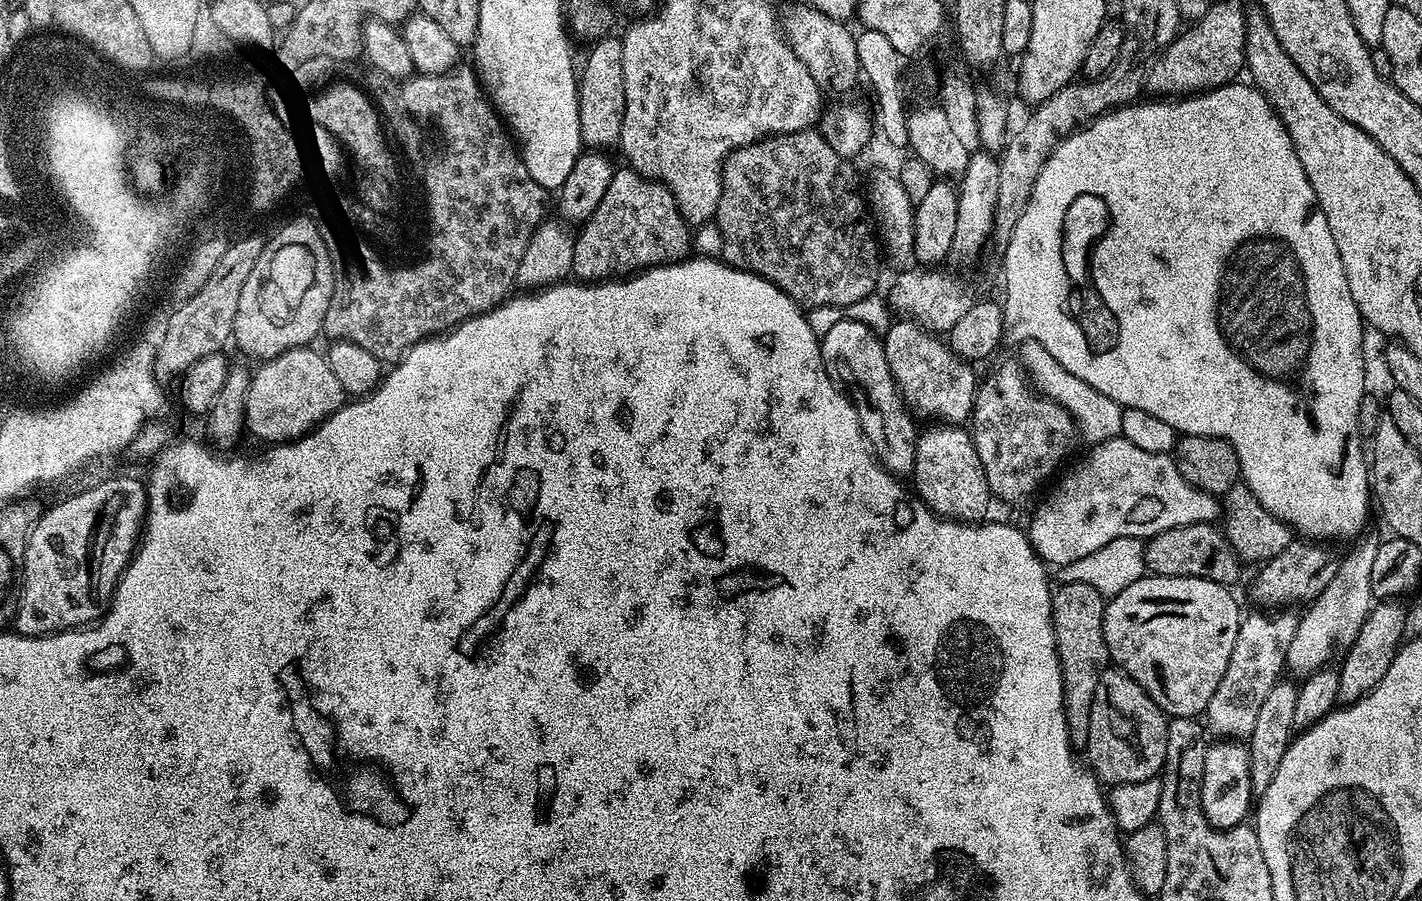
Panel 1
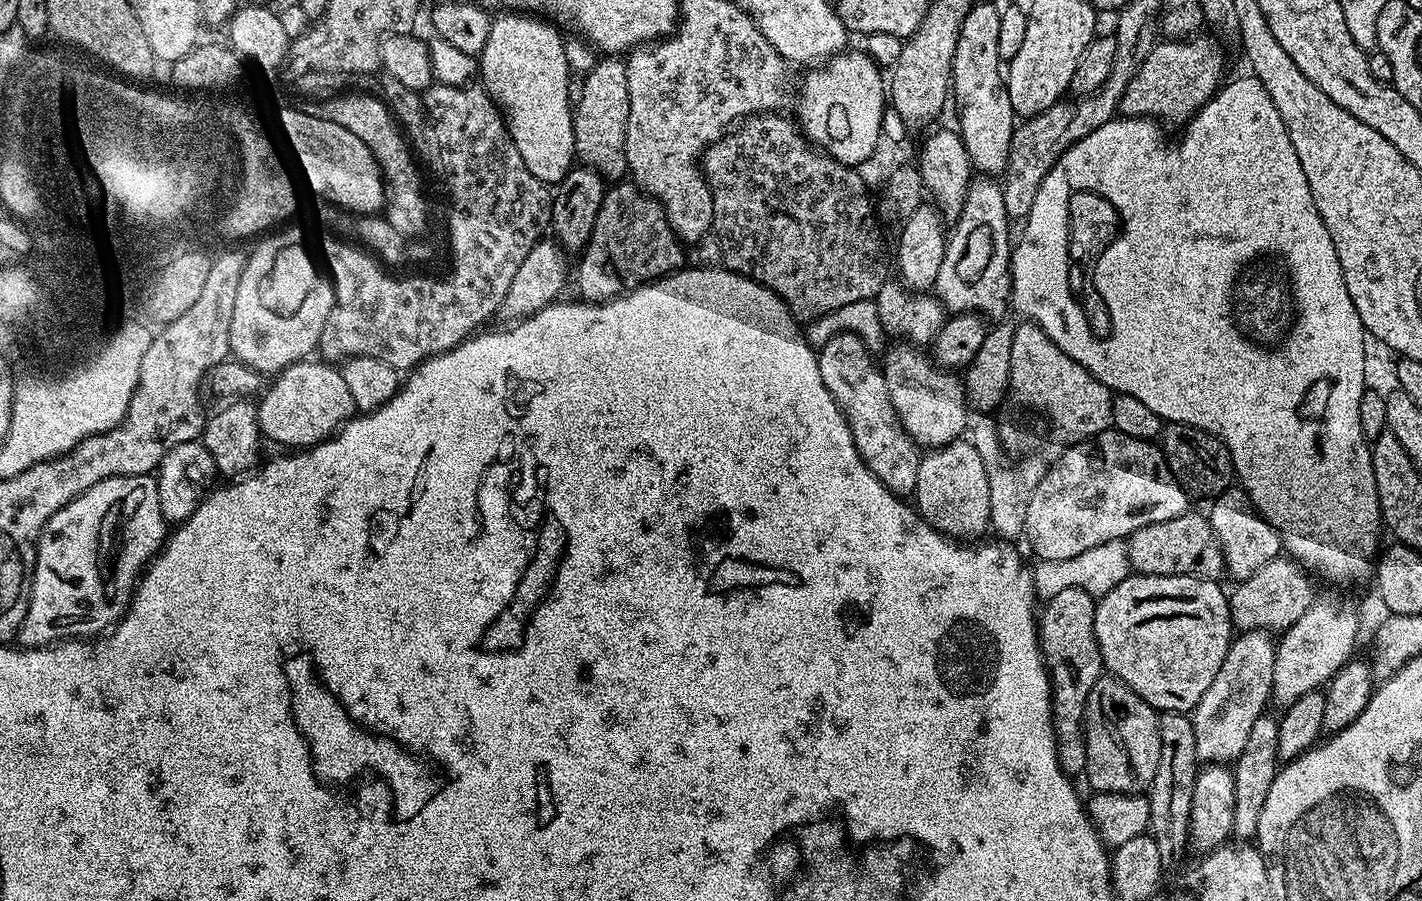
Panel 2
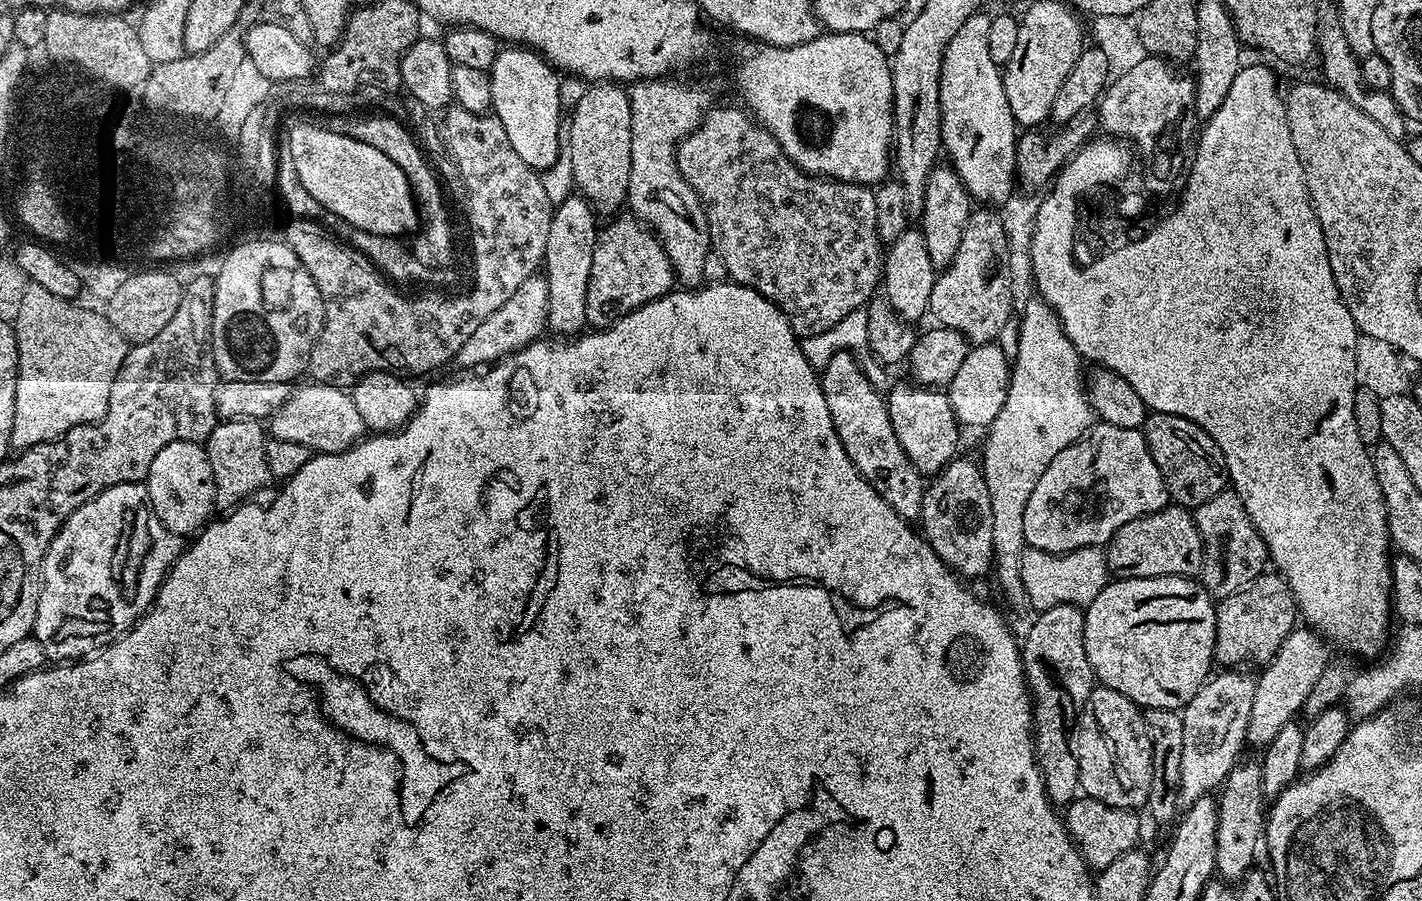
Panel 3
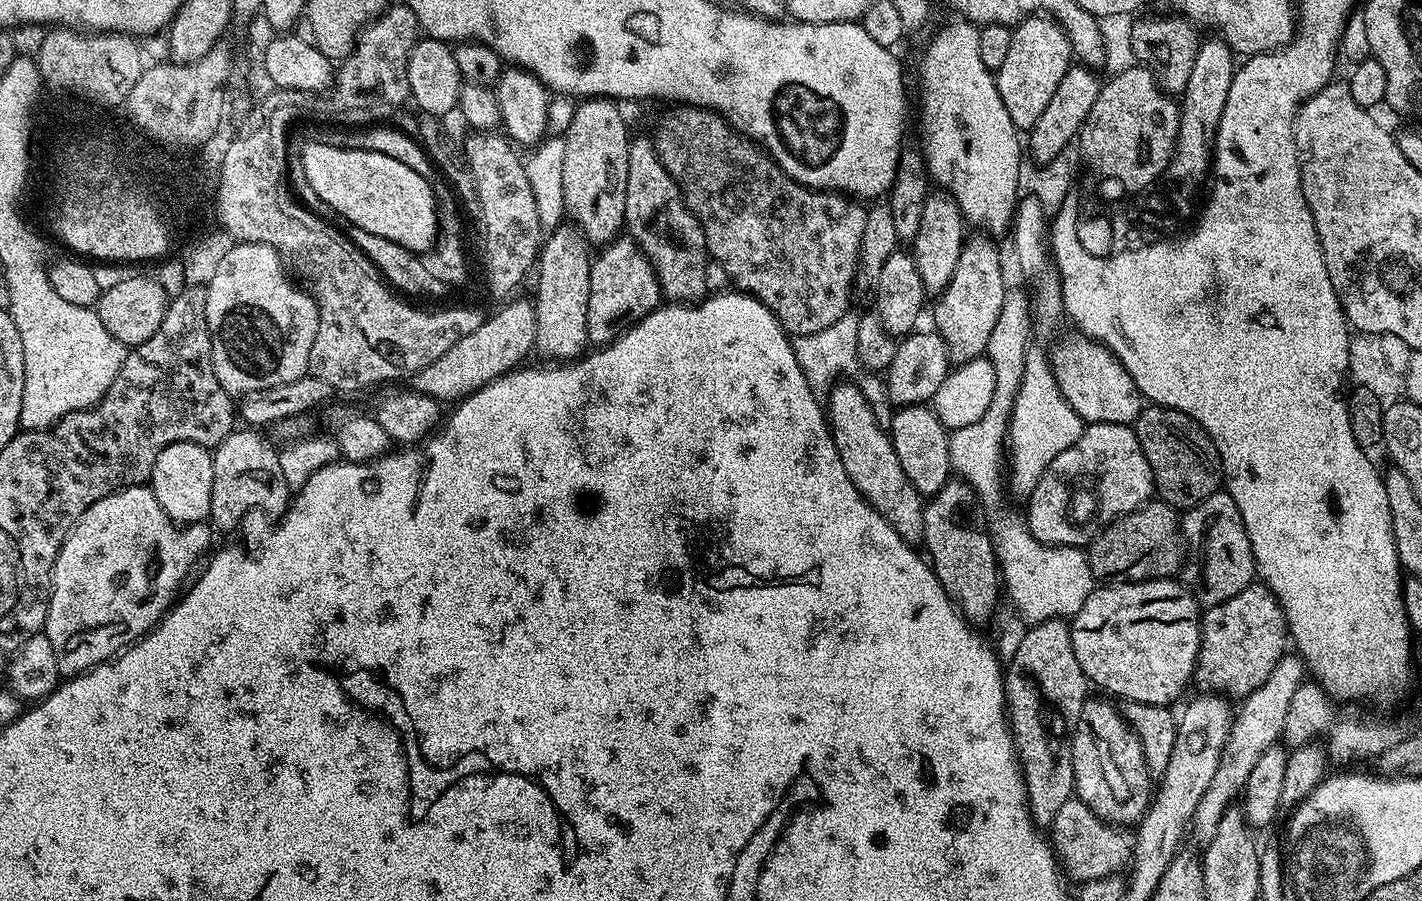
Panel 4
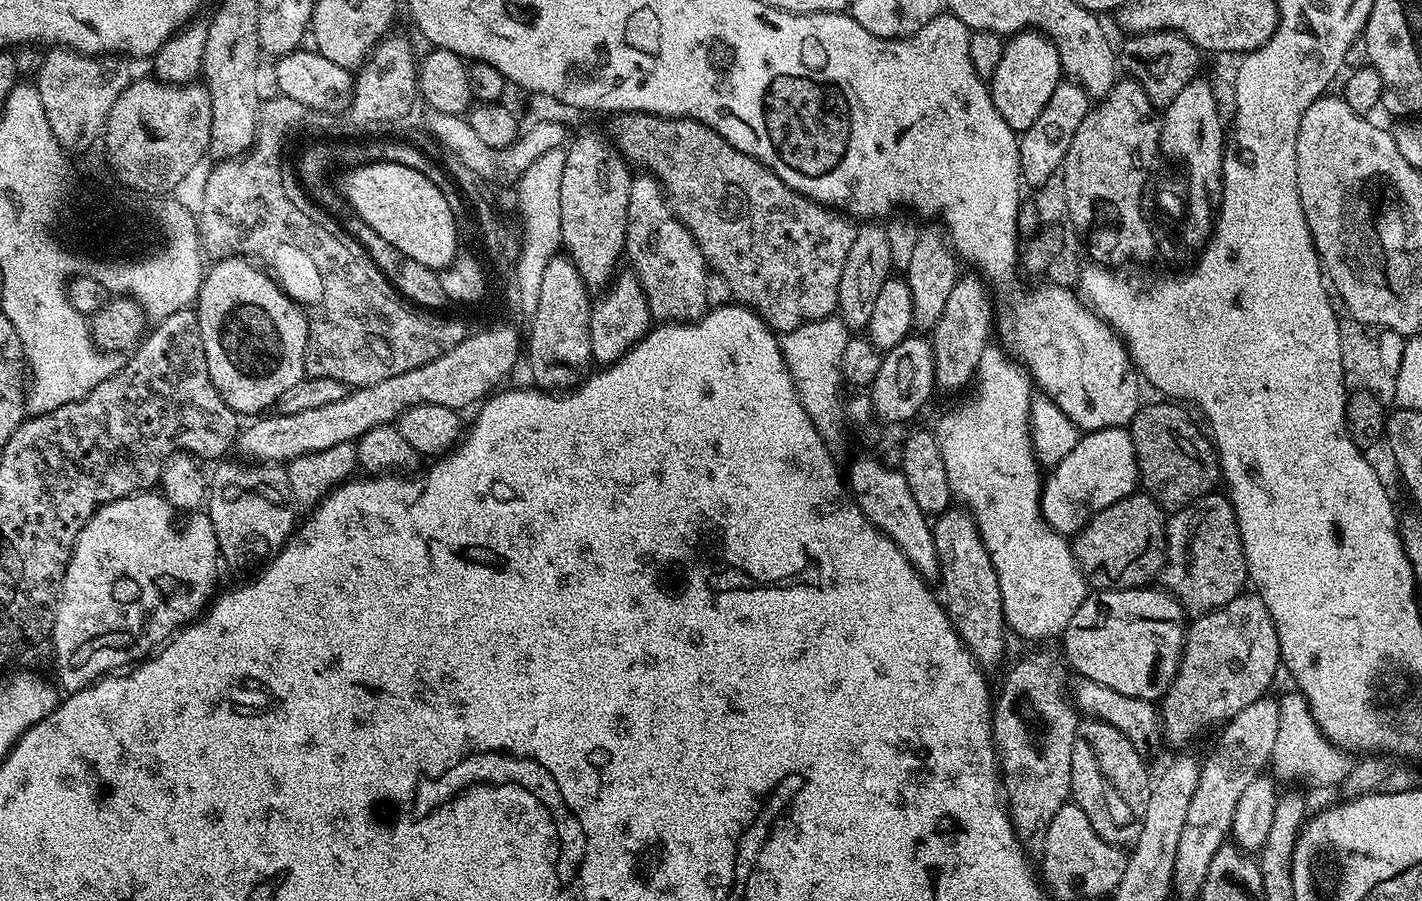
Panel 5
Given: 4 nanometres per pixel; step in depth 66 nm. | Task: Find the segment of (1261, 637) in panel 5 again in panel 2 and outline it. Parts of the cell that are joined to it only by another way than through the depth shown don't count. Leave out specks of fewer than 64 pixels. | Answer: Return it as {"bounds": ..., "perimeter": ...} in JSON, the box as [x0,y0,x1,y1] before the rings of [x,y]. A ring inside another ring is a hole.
{"bounds":[1230,558,1314,634],"perimeter":[[[1291,558],[1266,562],[1258,574],[1239,581],[1236,589],[1230,592],[1233,625],[1244,634],[1283,634],[1314,603],[1312,584],[1307,578],[1300,565]]]}

